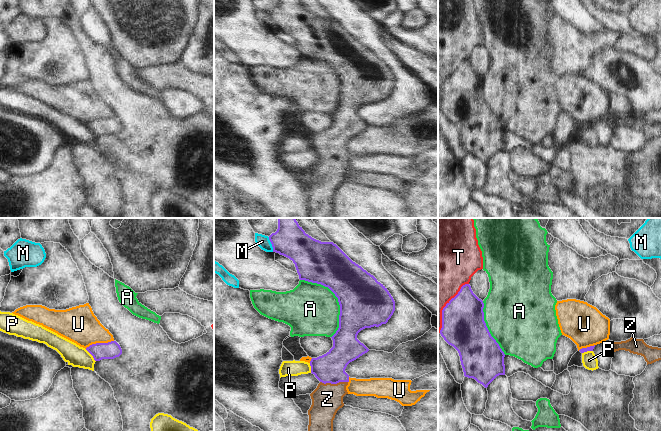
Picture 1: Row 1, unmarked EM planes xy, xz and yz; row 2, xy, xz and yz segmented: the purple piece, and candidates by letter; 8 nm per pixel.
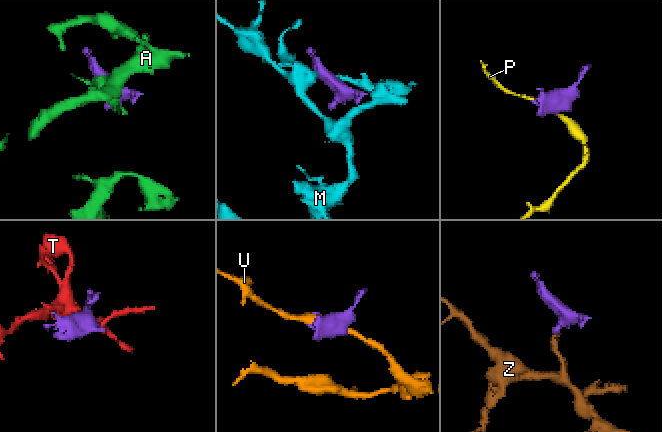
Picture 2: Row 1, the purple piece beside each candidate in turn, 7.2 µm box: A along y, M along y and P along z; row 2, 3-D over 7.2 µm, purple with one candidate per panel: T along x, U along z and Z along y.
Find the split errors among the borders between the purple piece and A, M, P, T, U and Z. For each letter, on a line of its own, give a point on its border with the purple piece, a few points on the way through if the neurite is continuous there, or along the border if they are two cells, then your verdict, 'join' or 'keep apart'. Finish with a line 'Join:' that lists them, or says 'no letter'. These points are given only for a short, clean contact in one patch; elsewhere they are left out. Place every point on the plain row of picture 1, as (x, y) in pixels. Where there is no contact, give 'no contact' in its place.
A: meets purple in xz at (338, 75); keep apart
M: meets purple in xz at (271, 19); keep apart
P: meets purple in xy at (91, 130); border along xy (85, 125), (95, 137); keep apart
T: meets purple in yz at (445, 82); keep apart
U: meets purple in xy at (99, 119); border along xy (113, 116), (92, 119), (85, 124); keep apart
Z: meets purple in xz at (334, 159); runs through xz (329, 144), (334, 159), (327, 175); join
Join: Z

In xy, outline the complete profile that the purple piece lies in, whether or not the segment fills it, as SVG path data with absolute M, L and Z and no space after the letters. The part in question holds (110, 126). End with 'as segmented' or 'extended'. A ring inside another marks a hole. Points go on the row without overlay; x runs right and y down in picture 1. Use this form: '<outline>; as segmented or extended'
M116 117L92 120L86 126L93 132L95 137L114 135L122 130L122 125Z; as segmented

